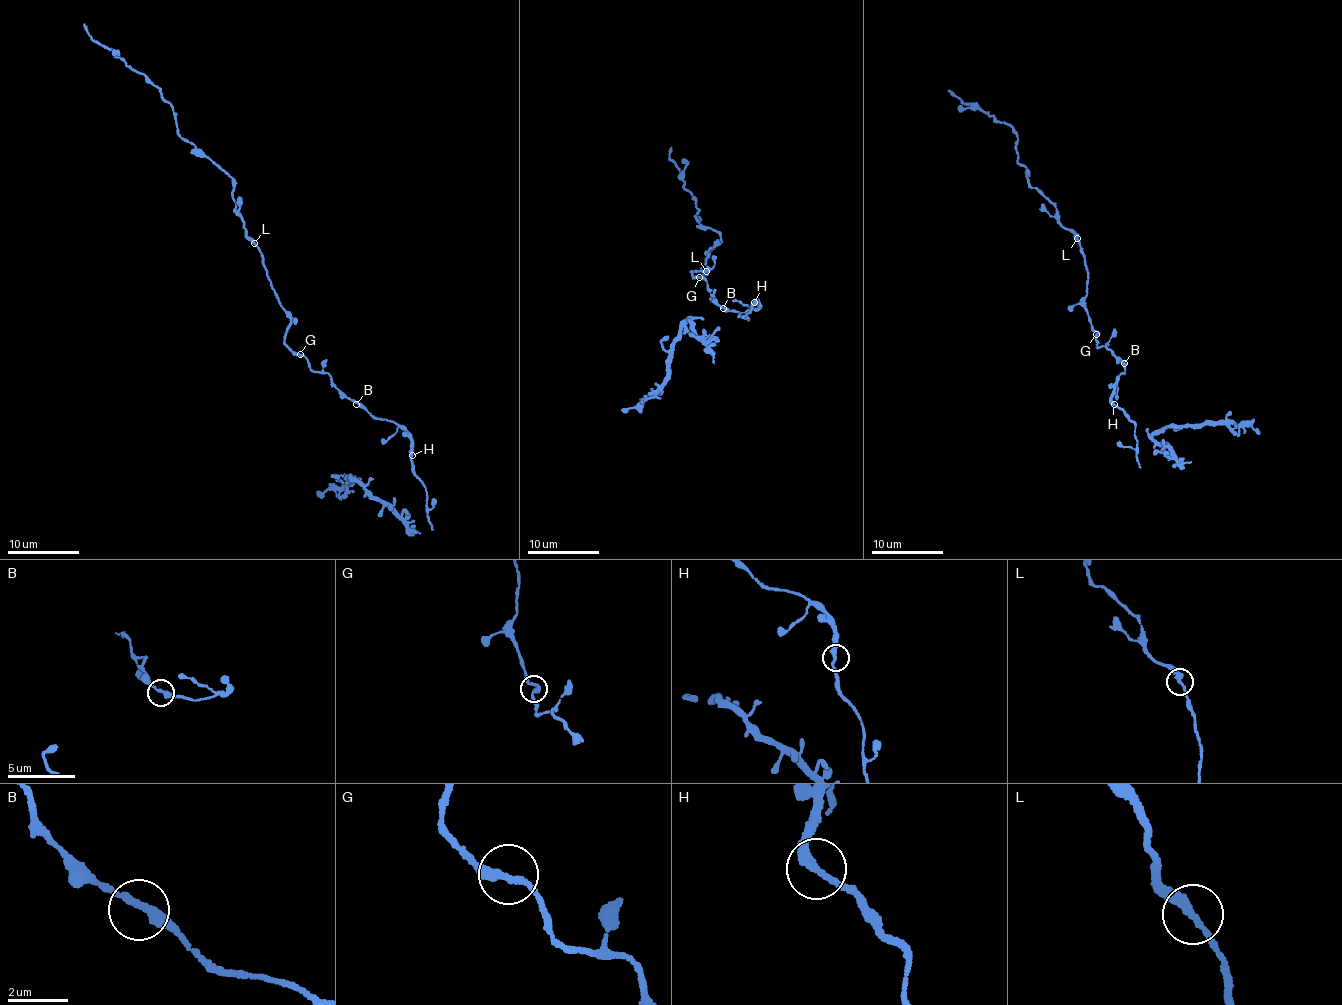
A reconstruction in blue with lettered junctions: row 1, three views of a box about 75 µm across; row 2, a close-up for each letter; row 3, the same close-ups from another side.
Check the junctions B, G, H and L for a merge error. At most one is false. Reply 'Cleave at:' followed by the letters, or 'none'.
Cleave at: none

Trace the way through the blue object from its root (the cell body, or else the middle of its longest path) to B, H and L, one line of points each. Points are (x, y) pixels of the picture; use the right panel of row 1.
B: (1097, 335), (1100, 347), (1107, 345), (1124, 363)
H: (1097, 335), (1097, 344), (1100, 347), (1107, 345), (1125, 368), (1125, 373), (1121, 372), (1116, 383), (1114, 404)
L: (1097, 335), (1084, 307), (1088, 271), (1077, 239)

